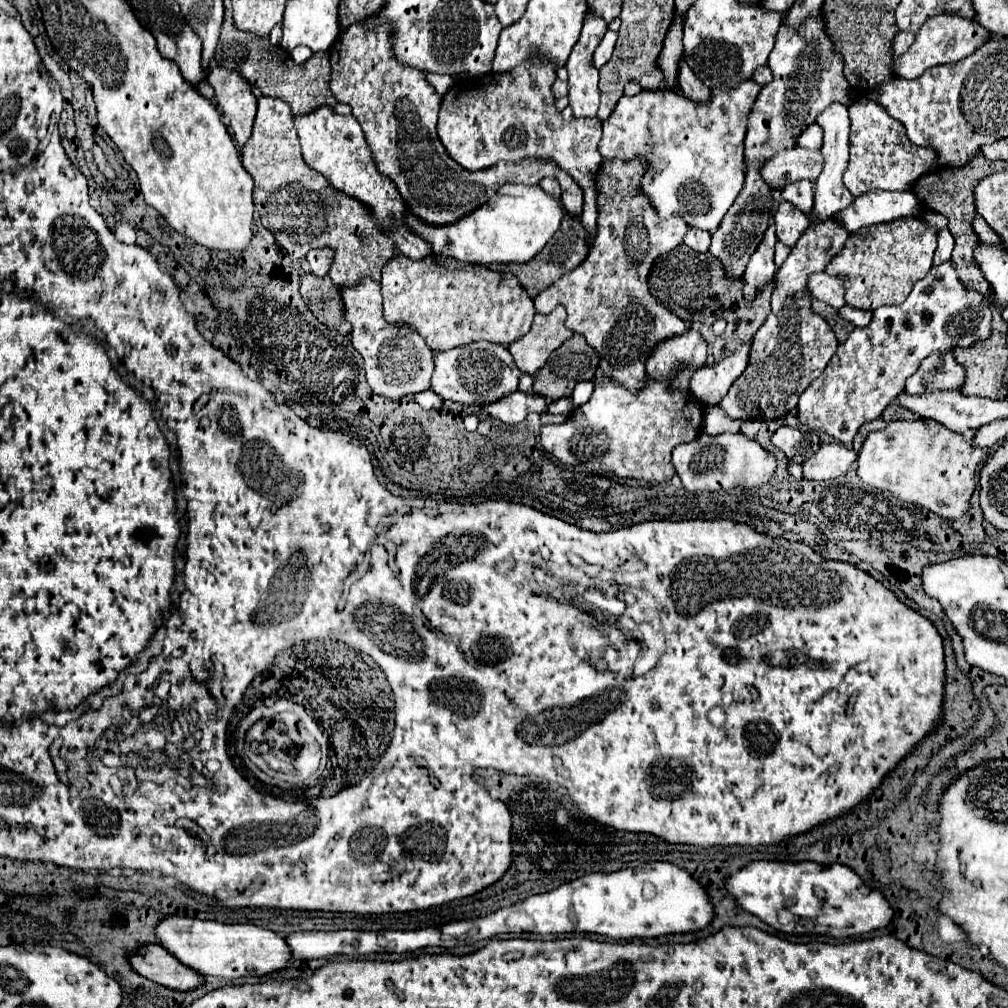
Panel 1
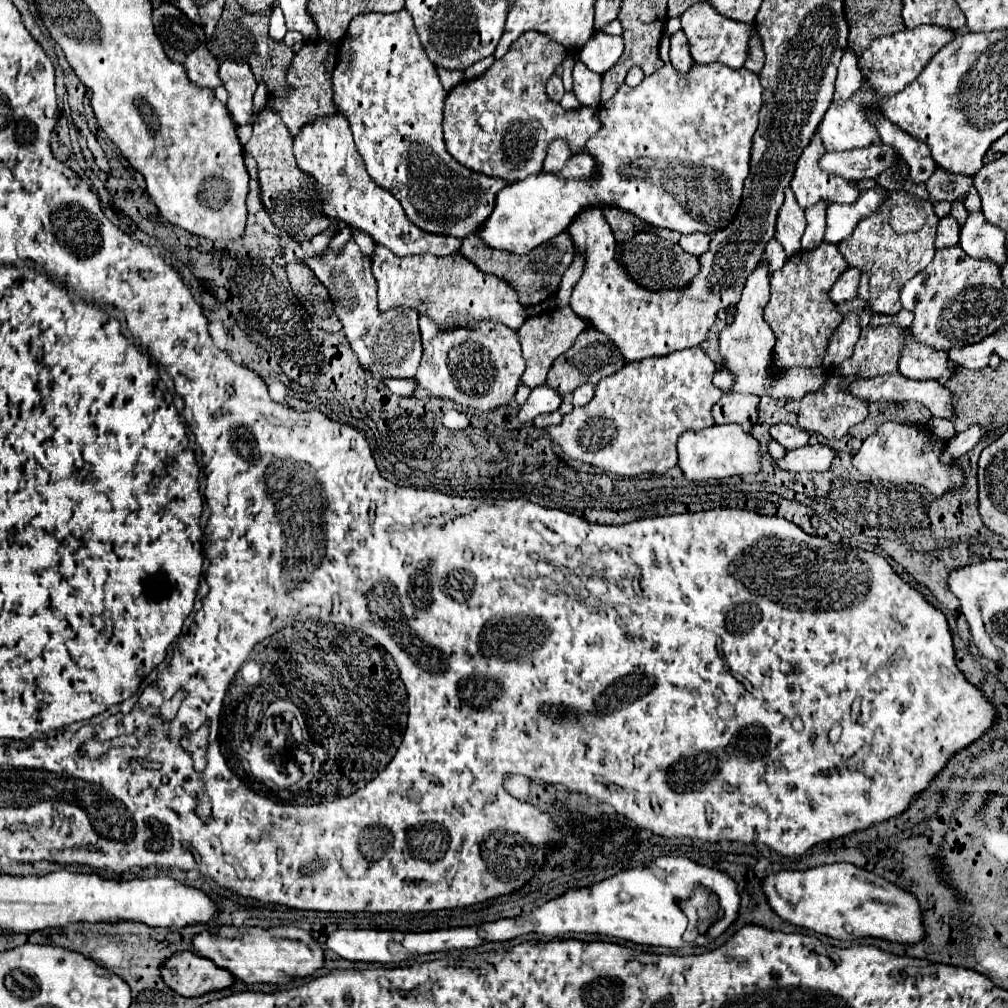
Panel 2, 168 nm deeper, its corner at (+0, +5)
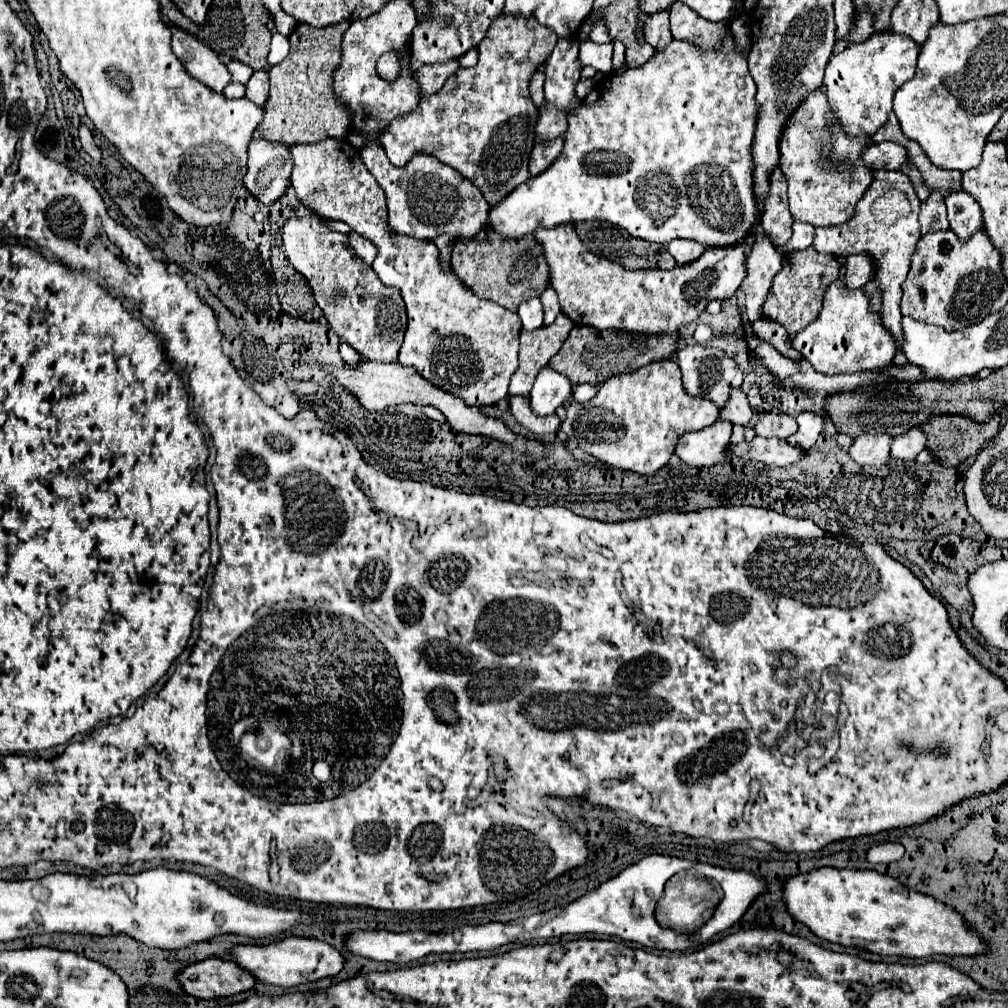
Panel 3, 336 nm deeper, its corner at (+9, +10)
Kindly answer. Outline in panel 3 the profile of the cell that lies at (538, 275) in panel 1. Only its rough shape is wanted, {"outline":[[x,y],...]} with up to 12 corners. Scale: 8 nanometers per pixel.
{"outline":[[532,235],[454,239],[452,271],[510,311],[548,287]]}

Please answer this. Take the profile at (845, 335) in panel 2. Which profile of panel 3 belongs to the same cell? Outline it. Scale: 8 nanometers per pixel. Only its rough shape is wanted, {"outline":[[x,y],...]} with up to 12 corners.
{"outline":[[844,277],[792,349],[824,375],[878,371],[894,335]]}

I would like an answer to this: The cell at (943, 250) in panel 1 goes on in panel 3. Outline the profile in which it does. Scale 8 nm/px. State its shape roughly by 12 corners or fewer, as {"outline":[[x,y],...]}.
{"outline":[[940,191],[922,203],[922,235],[946,231],[946,205]]}

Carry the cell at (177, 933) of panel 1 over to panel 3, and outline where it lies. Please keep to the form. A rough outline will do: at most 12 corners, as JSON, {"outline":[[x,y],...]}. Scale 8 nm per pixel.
{"outline":[[318,939],[238,945],[232,959],[288,989],[334,977],[342,953]]}

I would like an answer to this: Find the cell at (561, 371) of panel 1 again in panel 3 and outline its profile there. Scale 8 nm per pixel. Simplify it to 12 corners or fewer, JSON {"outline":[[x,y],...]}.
{"outline":[[576,325],[550,367],[600,385],[678,351],[676,337]]}

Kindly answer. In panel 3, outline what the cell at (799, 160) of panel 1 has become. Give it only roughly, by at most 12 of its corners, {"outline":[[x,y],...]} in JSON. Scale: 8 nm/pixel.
{"outline":[[874,143],[862,155],[870,169],[900,169],[908,161],[902,145]]}

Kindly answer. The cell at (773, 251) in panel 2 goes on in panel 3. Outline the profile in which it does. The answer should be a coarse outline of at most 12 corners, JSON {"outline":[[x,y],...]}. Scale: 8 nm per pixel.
{"outline":[[768,239],[748,249],[744,315],[754,323],[782,255]]}

